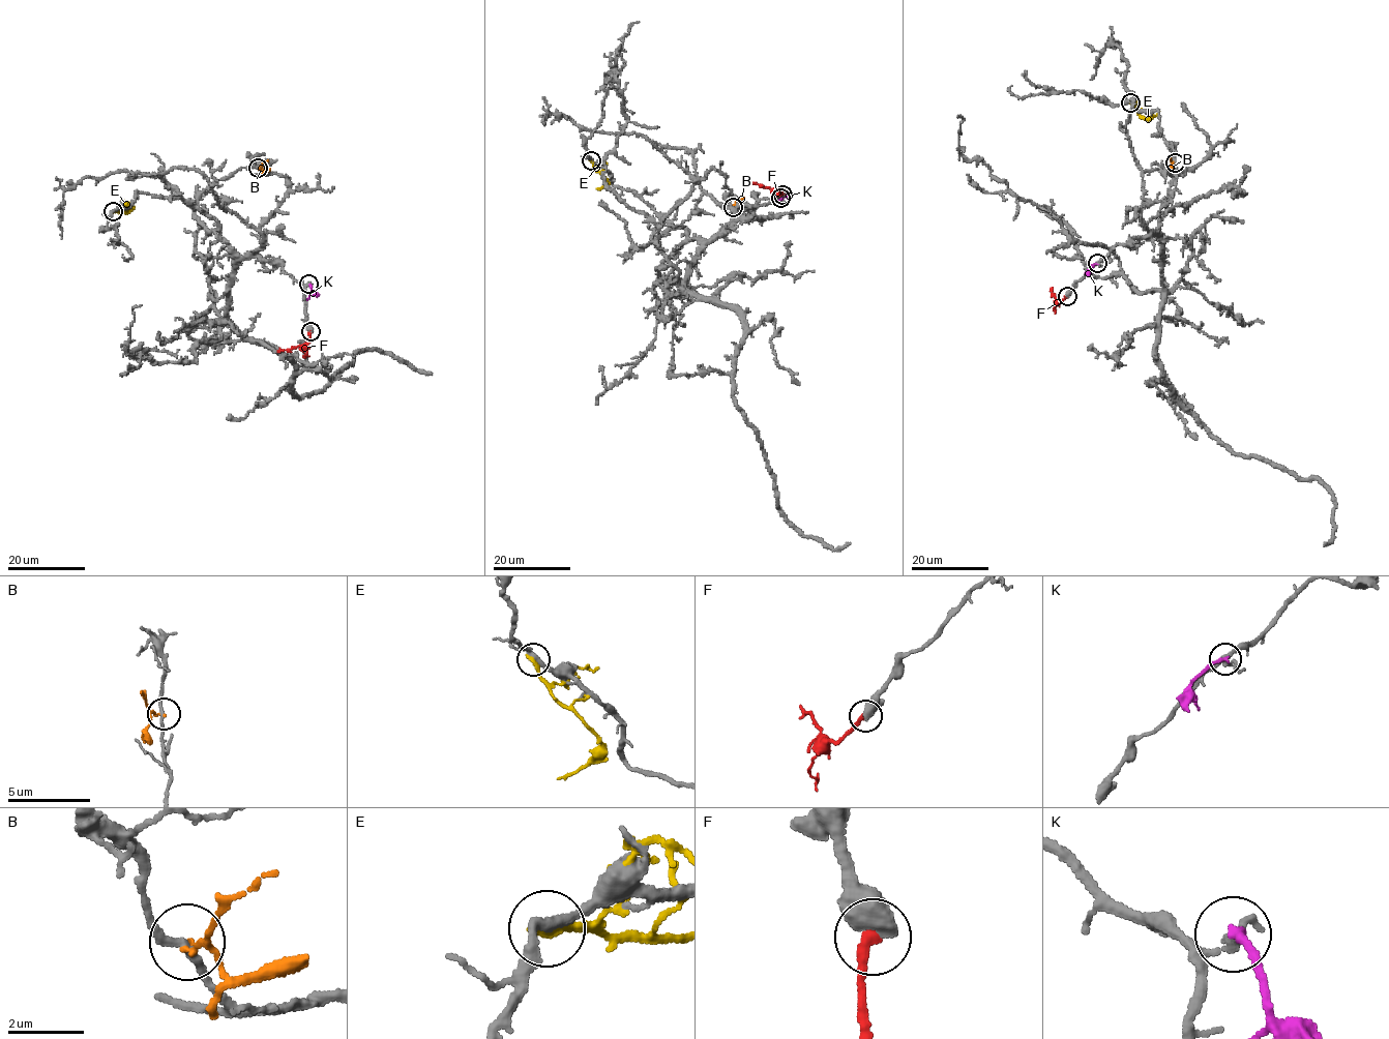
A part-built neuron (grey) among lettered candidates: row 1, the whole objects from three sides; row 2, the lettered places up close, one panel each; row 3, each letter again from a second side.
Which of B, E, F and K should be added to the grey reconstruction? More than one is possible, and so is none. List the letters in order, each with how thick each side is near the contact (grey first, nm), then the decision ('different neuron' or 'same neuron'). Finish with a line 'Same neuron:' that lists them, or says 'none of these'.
B: calibres 190 and 120 nm; different neuron
E: calibres 280 and 240 nm; different neuron
F: calibres 650 and 280 nm; same neuron
K: calibres 180 and 240 nm; different neuron
Same neuron: F

